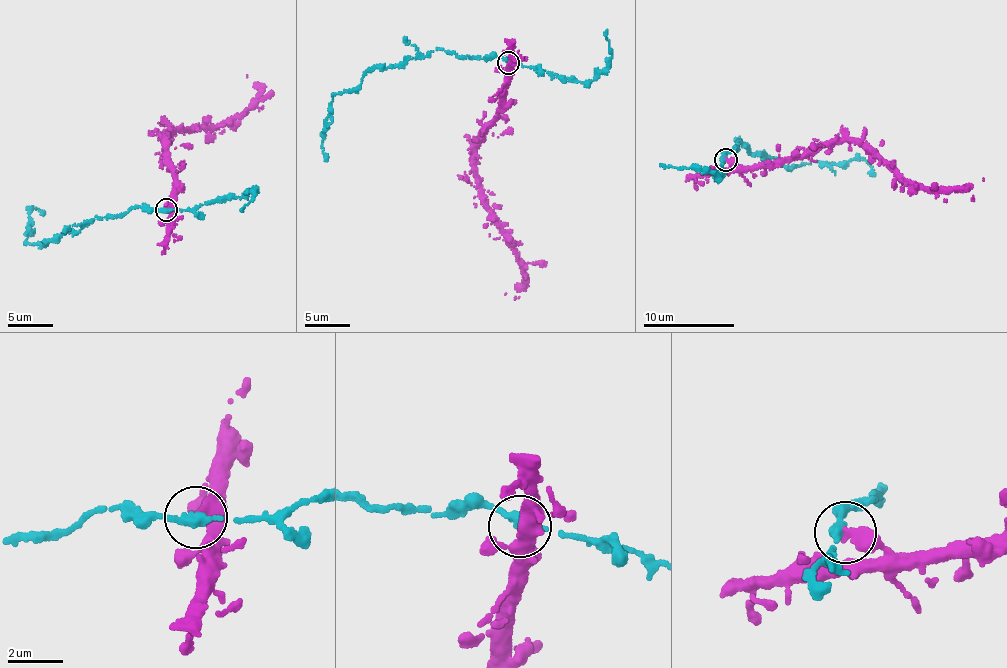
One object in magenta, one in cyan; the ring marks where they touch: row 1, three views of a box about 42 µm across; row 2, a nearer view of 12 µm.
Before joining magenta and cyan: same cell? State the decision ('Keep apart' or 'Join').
Keep apart

